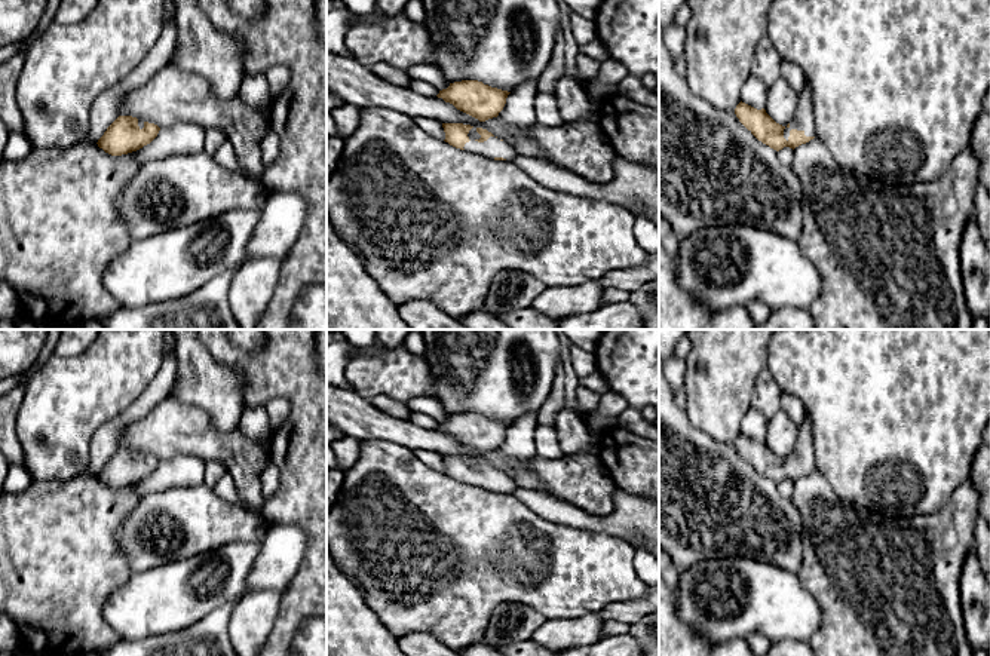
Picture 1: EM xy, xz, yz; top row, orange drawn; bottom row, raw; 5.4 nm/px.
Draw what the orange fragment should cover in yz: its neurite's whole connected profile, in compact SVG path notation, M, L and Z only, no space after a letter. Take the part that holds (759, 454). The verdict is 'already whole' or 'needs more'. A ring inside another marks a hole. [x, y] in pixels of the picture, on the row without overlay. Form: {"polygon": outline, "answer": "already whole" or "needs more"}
{"polygon": "M807 414L799 426L796 448L787 459L776 456L764 441L757 442L742 433L736 438L735 447L758 473L776 484L784 479L794 482L815 470L813 435Z", "answer": "needs more"}

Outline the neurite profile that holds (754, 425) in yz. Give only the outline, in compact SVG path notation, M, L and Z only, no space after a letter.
M750 408L741 423L741 433L761 442L766 438L769 419L766 419L760 411L755 408Z

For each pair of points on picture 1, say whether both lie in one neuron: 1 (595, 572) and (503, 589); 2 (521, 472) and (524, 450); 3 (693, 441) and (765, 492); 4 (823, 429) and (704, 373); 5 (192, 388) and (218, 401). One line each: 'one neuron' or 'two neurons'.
1: one neuron
2: one neuron
3: one neuron
4: two neurons
5: one neuron

